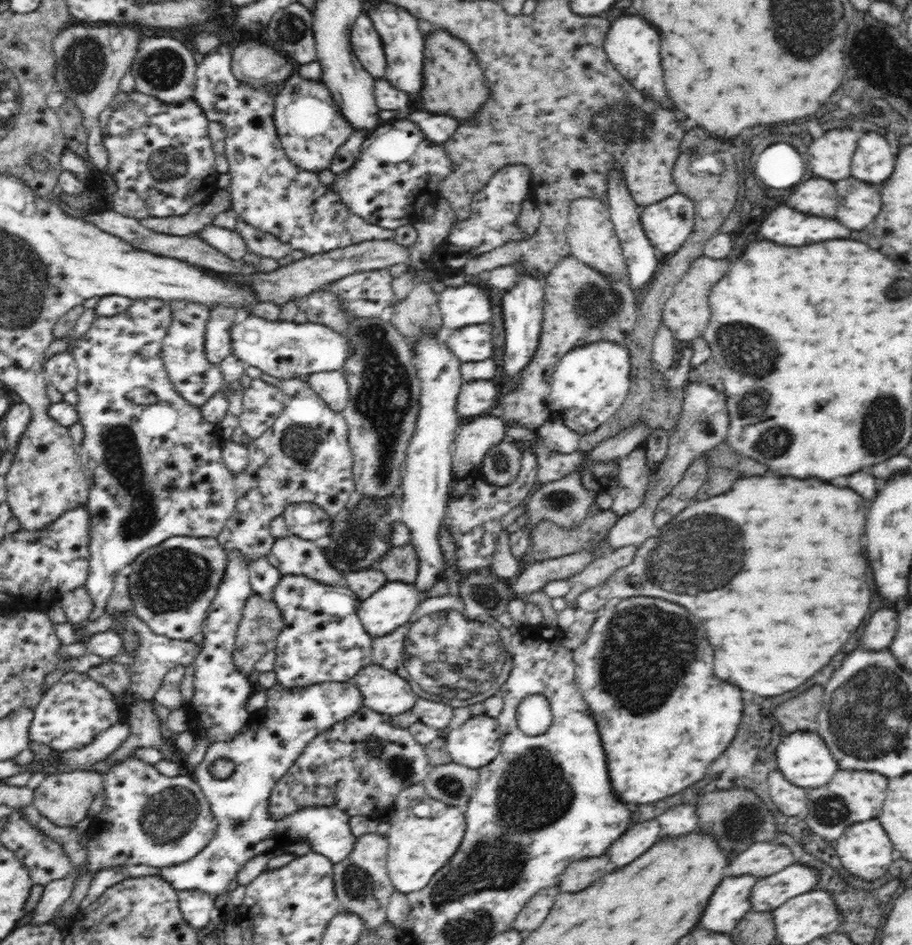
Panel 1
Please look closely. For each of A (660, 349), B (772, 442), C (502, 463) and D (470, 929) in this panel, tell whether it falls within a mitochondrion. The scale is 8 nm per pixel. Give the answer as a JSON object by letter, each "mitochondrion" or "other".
{"A":"other","B":"mitochondrion","C":"mitochondrion","D":"mitochondrion"}

